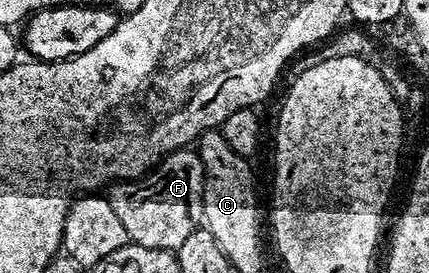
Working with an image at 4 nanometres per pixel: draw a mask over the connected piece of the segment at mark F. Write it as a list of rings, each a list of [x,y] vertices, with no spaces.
[[[180,149],[164,155],[146,175],[116,182],[109,198],[130,242],[175,253],[185,237],[203,223],[203,189],[203,162],[198,150]]]

